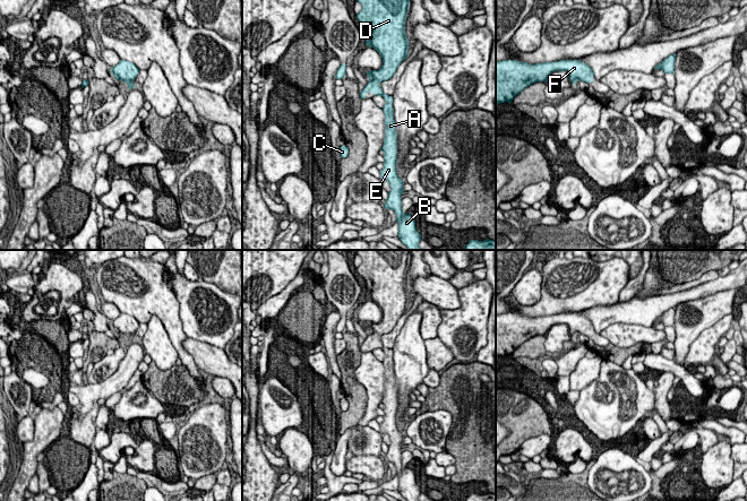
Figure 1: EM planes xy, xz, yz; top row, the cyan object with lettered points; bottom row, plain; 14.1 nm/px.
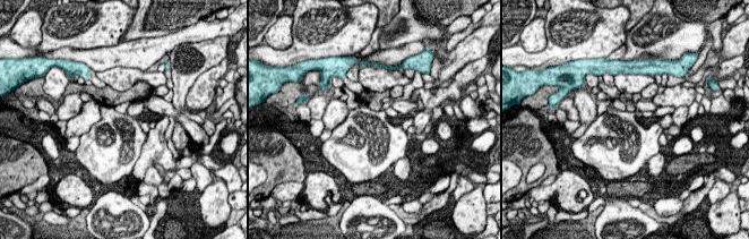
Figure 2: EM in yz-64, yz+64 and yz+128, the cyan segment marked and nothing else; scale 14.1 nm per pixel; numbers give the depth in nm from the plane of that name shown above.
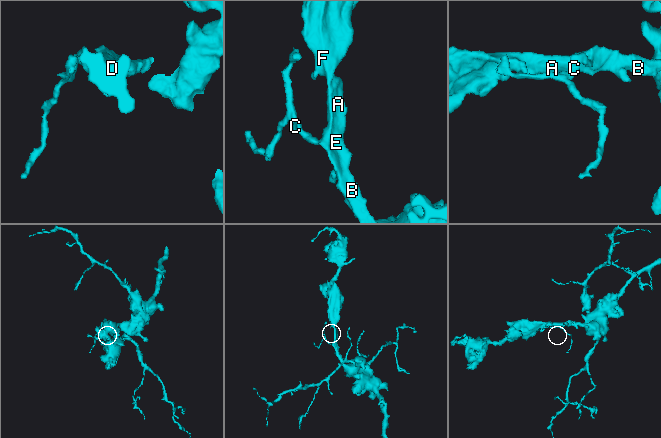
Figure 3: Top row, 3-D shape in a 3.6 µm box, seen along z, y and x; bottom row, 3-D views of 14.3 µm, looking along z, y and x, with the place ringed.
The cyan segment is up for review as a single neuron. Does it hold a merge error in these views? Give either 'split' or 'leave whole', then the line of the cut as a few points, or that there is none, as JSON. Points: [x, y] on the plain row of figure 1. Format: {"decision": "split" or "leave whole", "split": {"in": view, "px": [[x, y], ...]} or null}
{"decision": "leave whole", "split": null}

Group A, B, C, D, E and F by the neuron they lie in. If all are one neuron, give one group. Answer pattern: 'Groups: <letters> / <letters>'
Groups: A B C D E F

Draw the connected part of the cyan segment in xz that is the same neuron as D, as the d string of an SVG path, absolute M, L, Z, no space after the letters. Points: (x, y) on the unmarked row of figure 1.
M355 250L362 259L357 267L358 274L367 286L366 299L374 301L383 311L379 323L367 325L369 336L360 345L360 351L366 352L368 345L381 349L386 356L383 361L385 368L385 392L381 404L385 406L384 421L380 425L381 434L387 434L390 440L388 451L384 458L393 463L398 476L398 492L407 501L420 501L421 487L417 484L414 472L403 466L402 446L404 434L398 431L397 416L397 388L394 373L393 349L386 348L380 339L381 335L390 332L398 319L409 308L409 293L405 286L405 274L410 260L410 250Z

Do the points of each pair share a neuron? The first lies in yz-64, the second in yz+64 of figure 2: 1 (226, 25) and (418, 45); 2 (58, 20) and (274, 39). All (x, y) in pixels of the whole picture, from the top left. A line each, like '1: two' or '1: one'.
1: one
2: two

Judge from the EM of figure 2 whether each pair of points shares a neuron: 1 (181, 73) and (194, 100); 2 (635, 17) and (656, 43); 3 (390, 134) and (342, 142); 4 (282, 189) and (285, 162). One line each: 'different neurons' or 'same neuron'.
1: different neurons
2: different neurons
3: same neuron
4: different neurons

